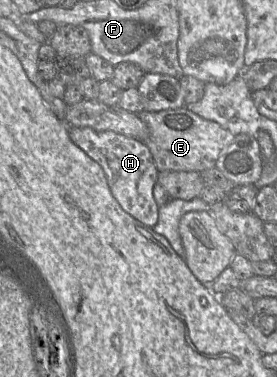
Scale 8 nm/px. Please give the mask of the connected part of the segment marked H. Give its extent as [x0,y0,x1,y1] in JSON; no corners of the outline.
[69,127,159,228]

